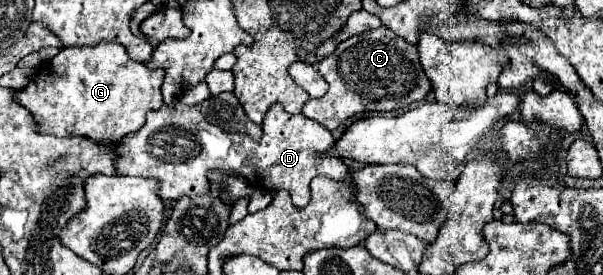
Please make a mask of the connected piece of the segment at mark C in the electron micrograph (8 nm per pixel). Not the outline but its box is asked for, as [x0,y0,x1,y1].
[303,26,431,130]

